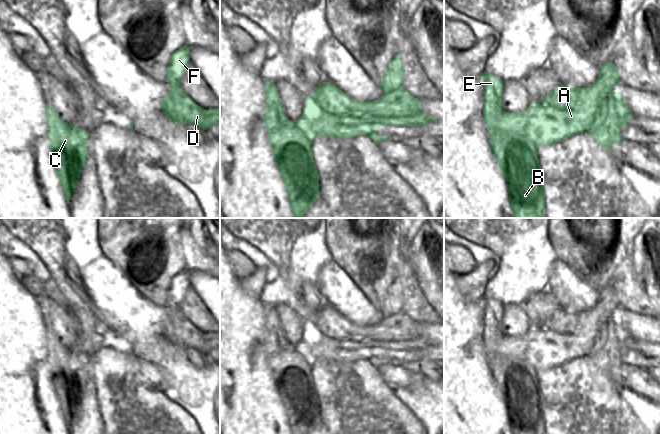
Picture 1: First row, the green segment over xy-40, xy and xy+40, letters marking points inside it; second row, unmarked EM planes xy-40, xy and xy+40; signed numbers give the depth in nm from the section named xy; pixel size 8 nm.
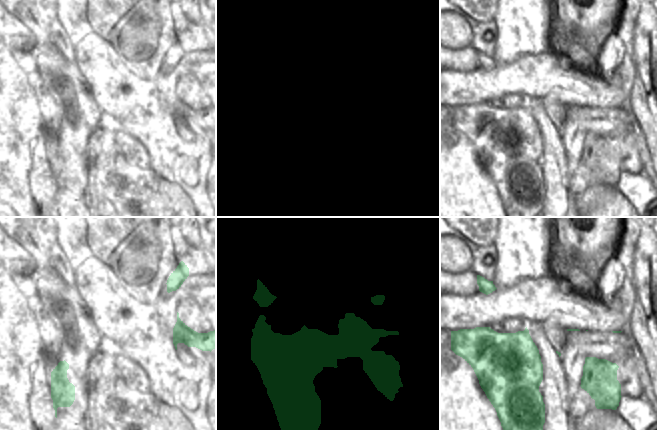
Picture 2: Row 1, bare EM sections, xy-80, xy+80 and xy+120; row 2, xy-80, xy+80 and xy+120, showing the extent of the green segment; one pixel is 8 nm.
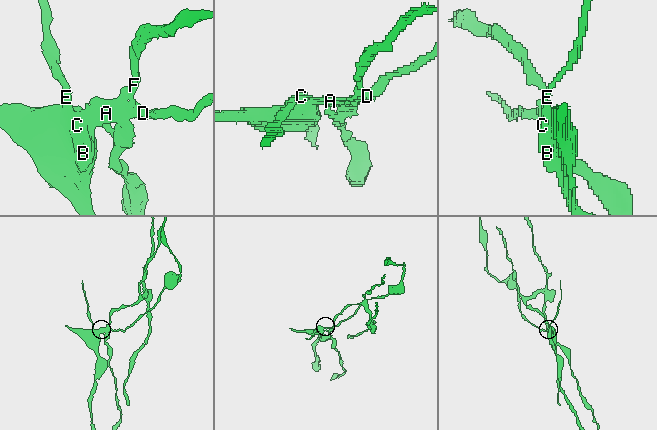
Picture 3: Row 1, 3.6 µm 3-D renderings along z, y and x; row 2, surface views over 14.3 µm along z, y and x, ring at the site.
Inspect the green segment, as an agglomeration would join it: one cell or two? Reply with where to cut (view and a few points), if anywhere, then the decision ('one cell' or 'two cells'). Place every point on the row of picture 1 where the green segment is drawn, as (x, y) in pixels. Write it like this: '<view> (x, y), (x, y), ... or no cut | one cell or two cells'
xy (312, 96), (322, 109), (320, 119), (325, 126), (342, 136) | two cells

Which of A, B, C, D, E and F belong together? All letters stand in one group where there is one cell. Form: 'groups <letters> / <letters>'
groups A D F / B C E

